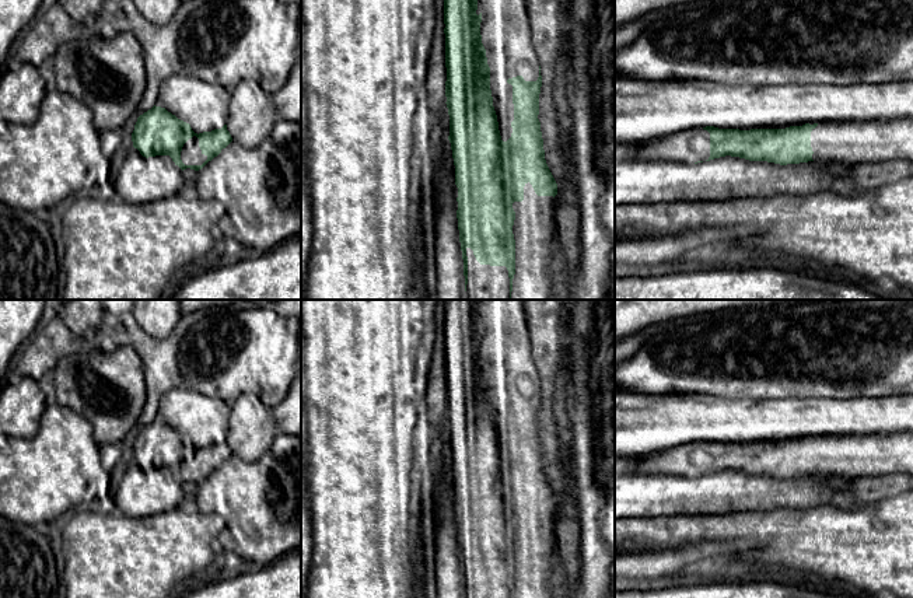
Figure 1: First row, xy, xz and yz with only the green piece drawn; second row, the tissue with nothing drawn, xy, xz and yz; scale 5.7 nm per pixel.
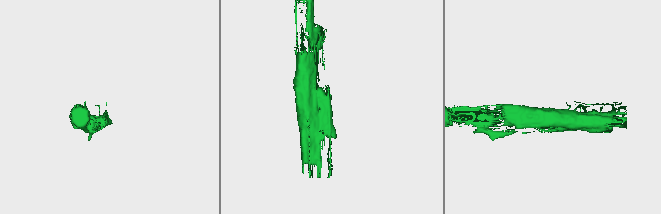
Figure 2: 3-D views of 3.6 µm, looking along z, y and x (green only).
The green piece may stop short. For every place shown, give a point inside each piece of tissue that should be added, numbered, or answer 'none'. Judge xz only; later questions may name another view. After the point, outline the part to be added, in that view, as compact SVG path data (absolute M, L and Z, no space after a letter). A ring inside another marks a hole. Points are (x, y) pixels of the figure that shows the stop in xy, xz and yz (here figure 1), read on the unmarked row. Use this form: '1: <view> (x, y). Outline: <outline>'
1: xz (478, 587). Outline: M466 562L468 570L468 598L510 598L506 580L480 578L471 562Z

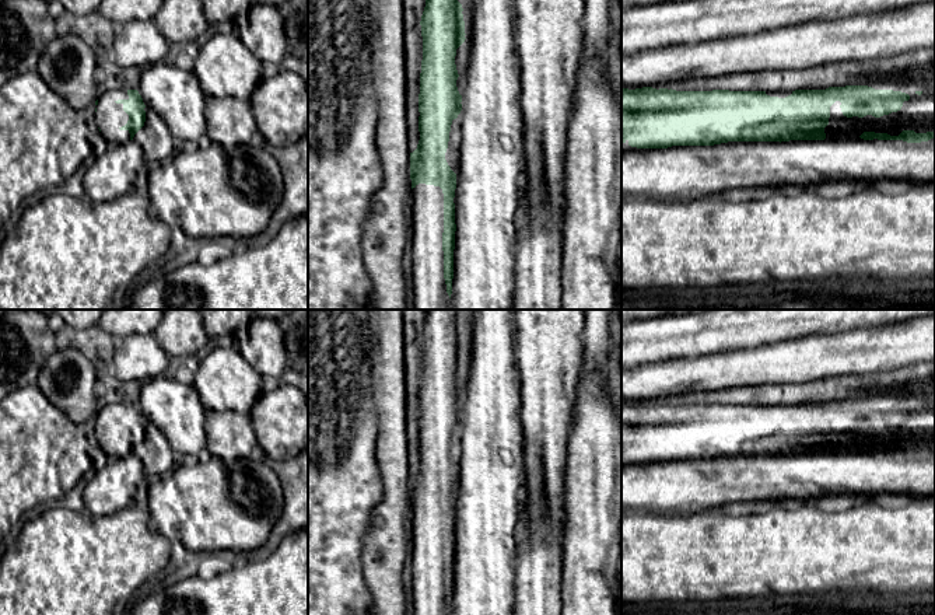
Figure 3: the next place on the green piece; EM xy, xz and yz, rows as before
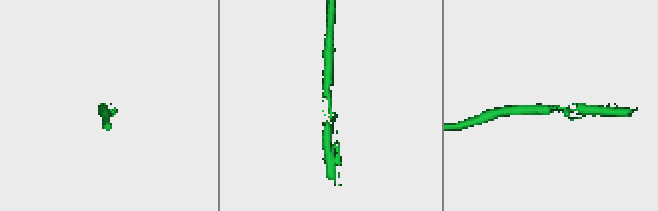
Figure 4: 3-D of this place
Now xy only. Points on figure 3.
1: xy (109, 430). Outline: M112 402L98 410L95 426L95 437L101 443L101 448L109 458L125 457L130 454L129 444L122 444L129 434L129 429L123 424L123 417L118 413L129 413L127 403Z

